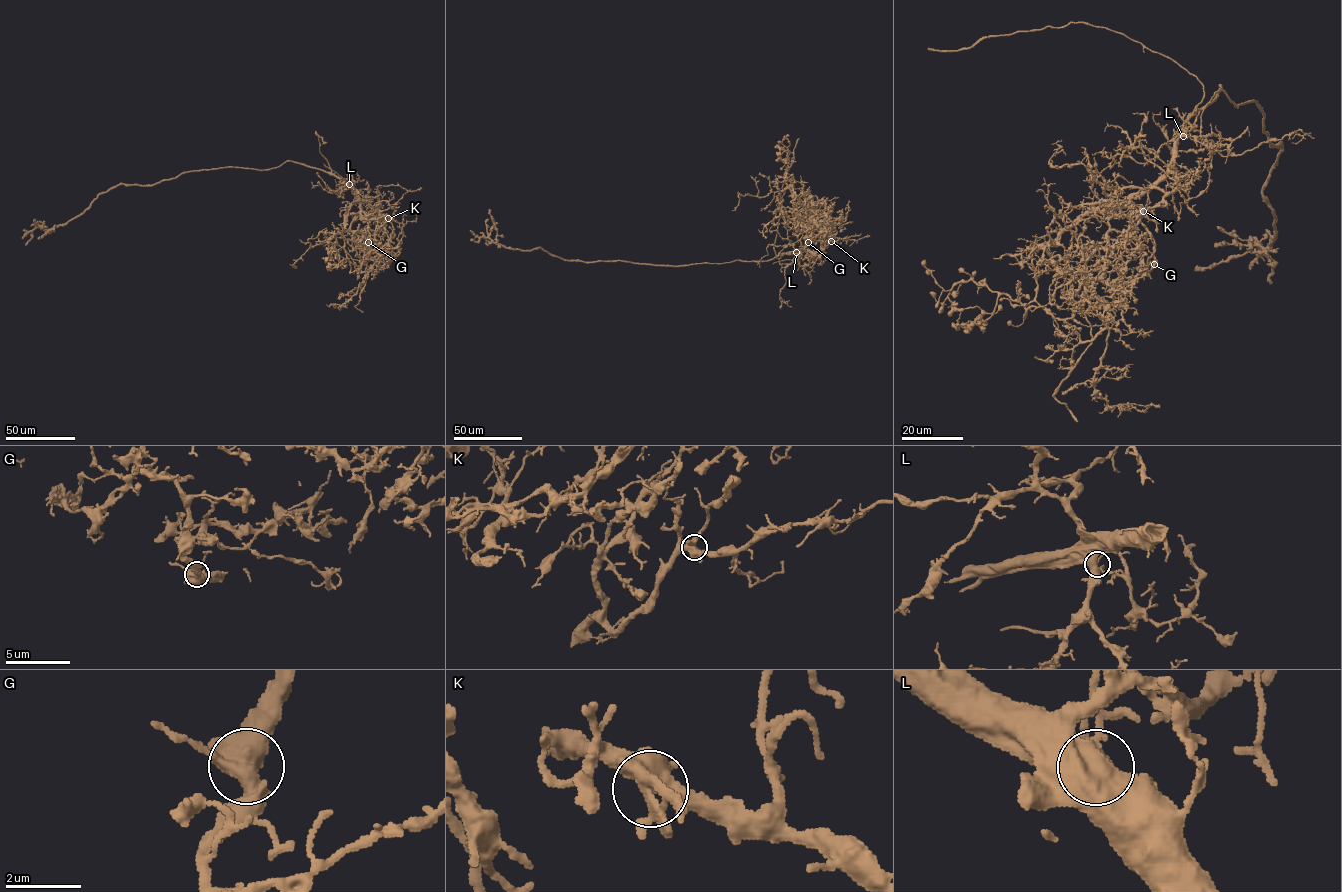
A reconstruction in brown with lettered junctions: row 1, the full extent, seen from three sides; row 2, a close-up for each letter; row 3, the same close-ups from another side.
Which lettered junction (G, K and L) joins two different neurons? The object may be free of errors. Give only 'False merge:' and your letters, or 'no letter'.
False merge: G

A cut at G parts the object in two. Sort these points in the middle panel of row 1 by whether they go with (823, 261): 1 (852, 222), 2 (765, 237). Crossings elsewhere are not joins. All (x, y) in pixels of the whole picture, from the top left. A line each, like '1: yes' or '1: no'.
1: yes
2: no

